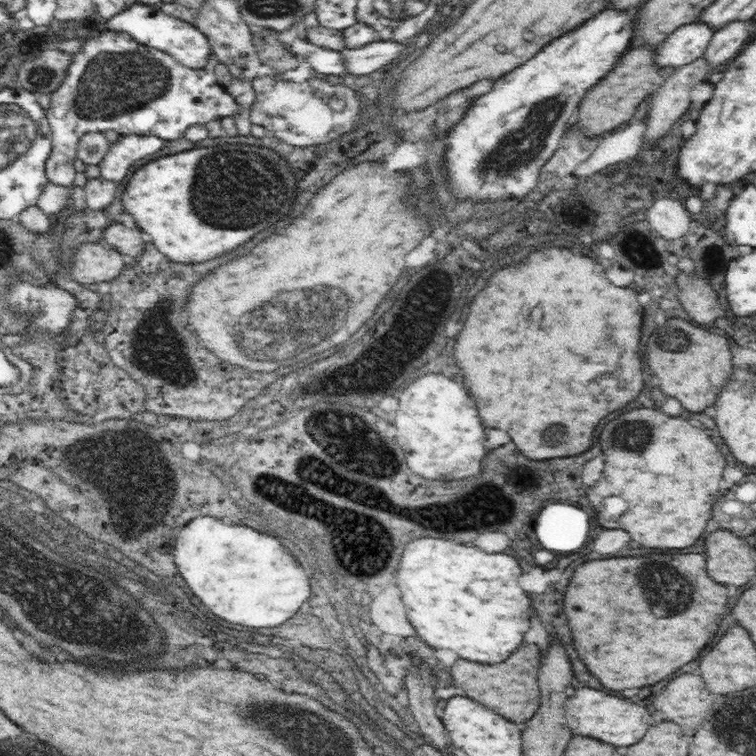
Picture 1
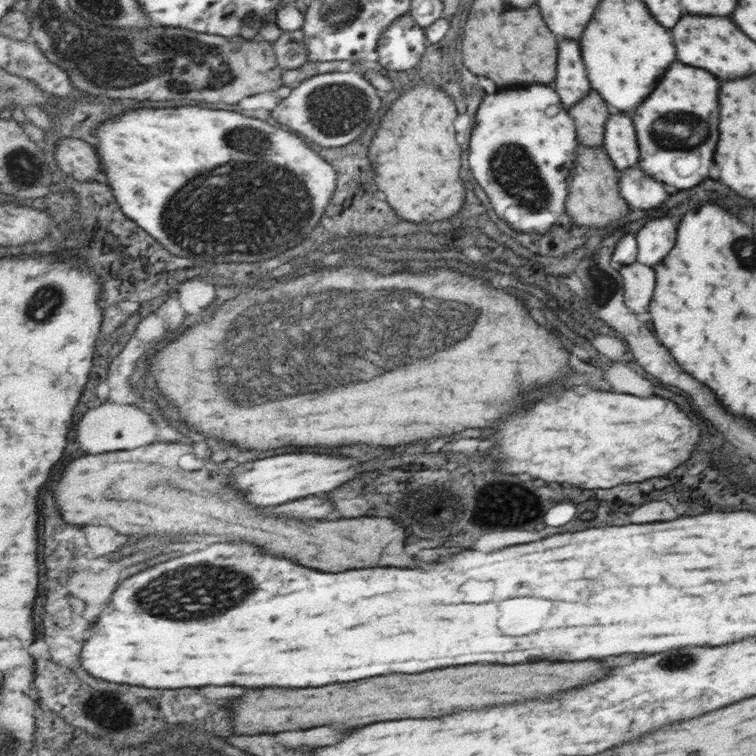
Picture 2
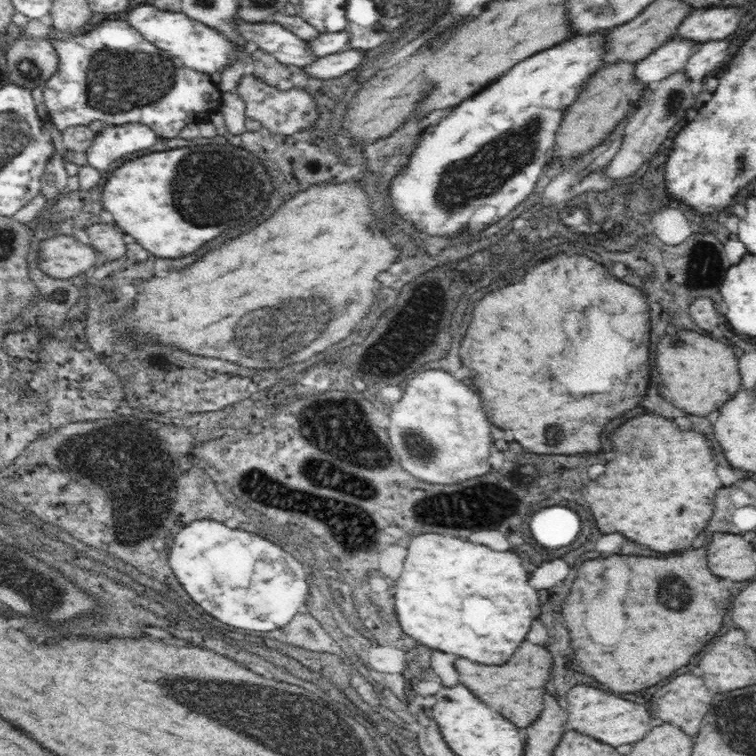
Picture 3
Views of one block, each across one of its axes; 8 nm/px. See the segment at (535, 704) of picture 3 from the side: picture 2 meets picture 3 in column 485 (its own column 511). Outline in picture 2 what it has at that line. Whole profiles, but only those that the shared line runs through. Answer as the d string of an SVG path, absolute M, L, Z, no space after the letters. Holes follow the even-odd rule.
M530 662L530 664L470 664L466 668L446 668L446 670L434 670L424 672L418 676L410 674L398 674L398 676L378 676L370 680L358 680L358 684L334 684L324 688L266 688L266 690L250 690L246 696L242 696L236 702L236 732L246 734L262 734L262 732L286 732L286 730L304 730L304 728L316 728L316 726L362 726L372 722L384 722L384 720L400 720L400 718L438 718L444 714L452 714L458 710L468 708L482 708L482 706L496 706L496 704L510 704L520 702L528 698L540 698L550 696L550 692L560 692L568 686L578 686L586 682L594 682L600 678L608 666L604 668L598 662ZM456 670L456 676L450 672ZM504 686L504 690L502 690ZM366 698L366 702L364 702ZM422 700L422 702L416 702ZM426 714L426 716L420 716Z

